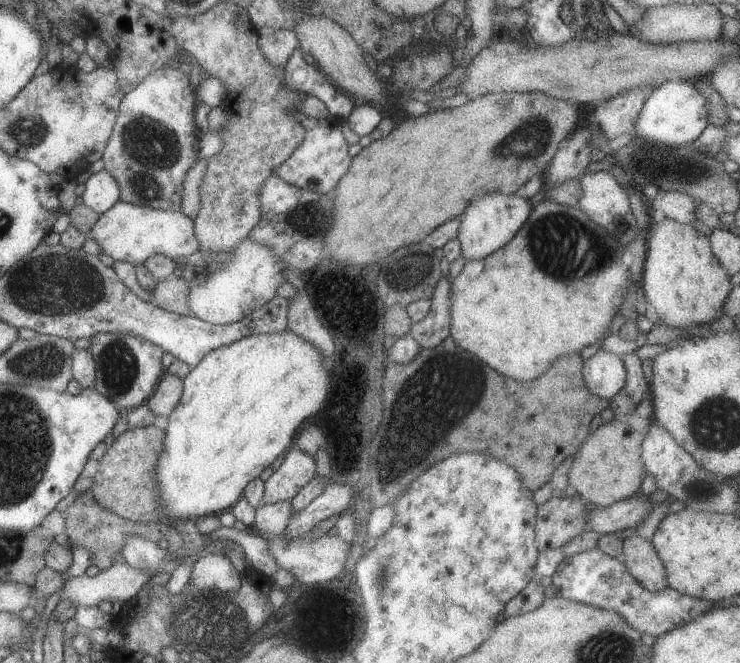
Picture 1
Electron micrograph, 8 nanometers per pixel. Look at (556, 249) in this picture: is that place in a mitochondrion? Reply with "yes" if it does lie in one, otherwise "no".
yes

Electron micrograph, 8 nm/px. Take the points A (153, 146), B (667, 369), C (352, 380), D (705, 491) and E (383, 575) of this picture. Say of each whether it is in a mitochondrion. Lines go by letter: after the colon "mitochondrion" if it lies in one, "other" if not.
A: mitochondrion
B: other
C: other
D: mitochondrion
E: mitochondrion

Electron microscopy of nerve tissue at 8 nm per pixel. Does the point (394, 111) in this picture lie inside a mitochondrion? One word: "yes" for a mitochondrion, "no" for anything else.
no

